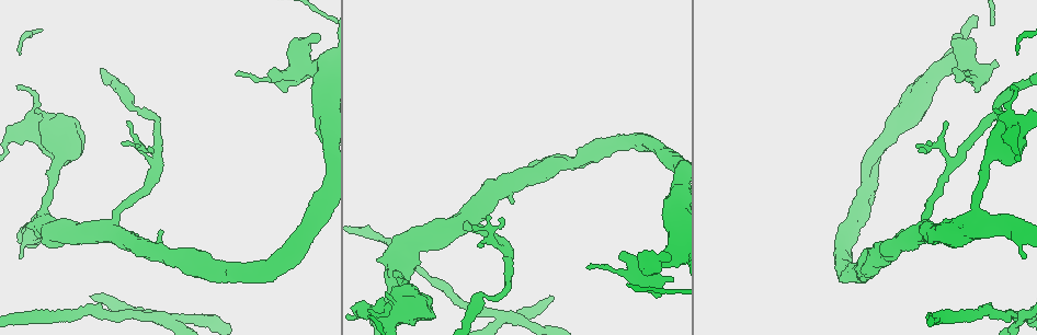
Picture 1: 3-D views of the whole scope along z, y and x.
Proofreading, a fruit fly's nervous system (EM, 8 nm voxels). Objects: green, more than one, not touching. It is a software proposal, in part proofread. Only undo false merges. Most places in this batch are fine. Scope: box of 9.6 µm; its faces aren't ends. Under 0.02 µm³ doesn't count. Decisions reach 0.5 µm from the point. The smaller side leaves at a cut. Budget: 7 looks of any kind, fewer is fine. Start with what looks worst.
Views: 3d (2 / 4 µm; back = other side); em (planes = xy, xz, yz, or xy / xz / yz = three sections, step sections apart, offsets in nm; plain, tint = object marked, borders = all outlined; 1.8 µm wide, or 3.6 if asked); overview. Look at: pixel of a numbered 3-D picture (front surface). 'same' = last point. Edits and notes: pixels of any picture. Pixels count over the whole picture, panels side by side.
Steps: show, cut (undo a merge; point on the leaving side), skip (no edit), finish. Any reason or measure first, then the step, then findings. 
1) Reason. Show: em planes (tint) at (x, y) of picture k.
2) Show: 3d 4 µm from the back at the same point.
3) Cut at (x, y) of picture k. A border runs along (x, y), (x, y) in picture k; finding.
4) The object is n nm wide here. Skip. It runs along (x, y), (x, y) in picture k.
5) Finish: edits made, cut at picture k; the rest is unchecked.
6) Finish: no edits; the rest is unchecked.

Three arms meet. Show: 3d 4 µm at (150, 316) of picture 1.

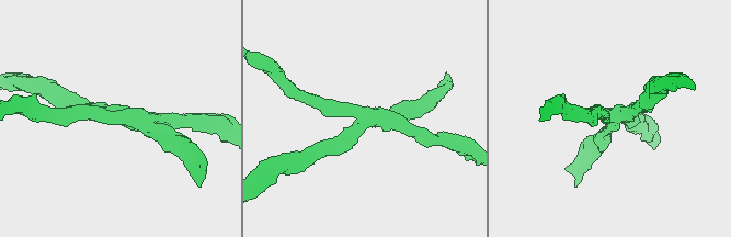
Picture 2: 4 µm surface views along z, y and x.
3 arms meet here; the arms are 200, 220, 220 nm wide. Show: em planes (tint) at (117, 114) of picture 2.

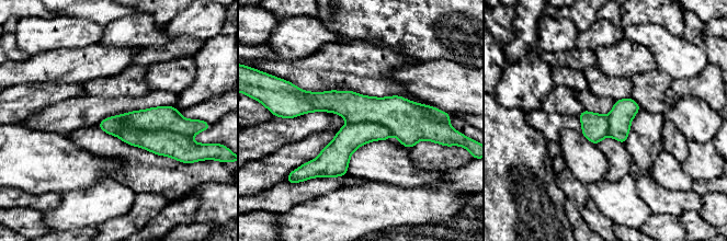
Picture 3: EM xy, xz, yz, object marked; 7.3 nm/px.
The object is 200 nm wide here. Cut at (180, 147) of picture 3. A second cell is stuck on.

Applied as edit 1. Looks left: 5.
See it whole again. Show: overview.

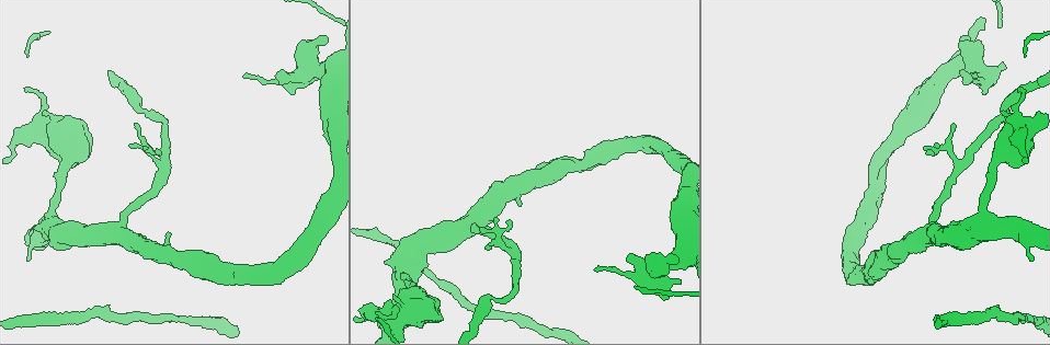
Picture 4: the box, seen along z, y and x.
Thin arm on a thick one. Show: em 3.6 µm planes (tint) at (981, 220) of picture 4.

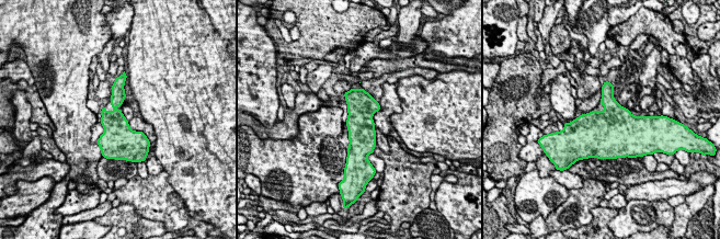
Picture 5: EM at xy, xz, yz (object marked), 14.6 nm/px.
Skip. Continuous, no second cell.

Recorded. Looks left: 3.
Narrows sharply. Show: em yz step 4 (tint) at (300, 75) of picture 4.

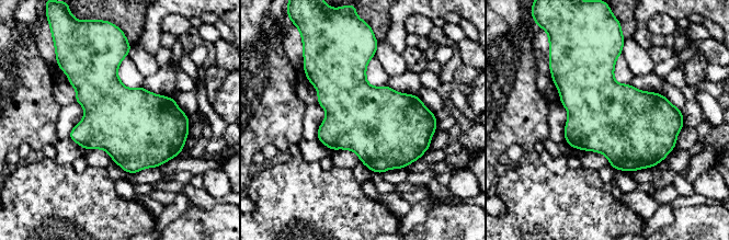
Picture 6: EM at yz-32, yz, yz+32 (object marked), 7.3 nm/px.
Skip. All the same cell.

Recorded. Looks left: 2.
Finish: edits made, cut at picture 3; the rest is unchecked.

